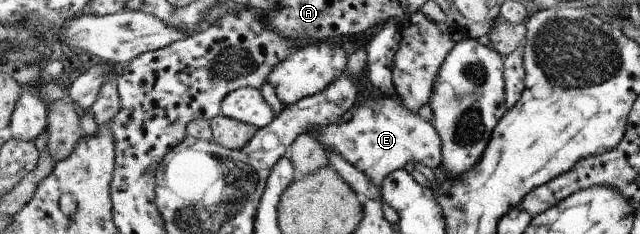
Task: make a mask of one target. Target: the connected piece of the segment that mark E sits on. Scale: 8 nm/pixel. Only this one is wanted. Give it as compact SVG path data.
M396 92L391 97L383 94L381 96L382 98L367 100L361 106L355 105L351 121L309 131L325 149L339 153L341 158L363 172L380 190L382 182L393 170L411 169L415 162L422 162L435 169L443 162L443 145L433 125L422 120L417 113L412 113Z

